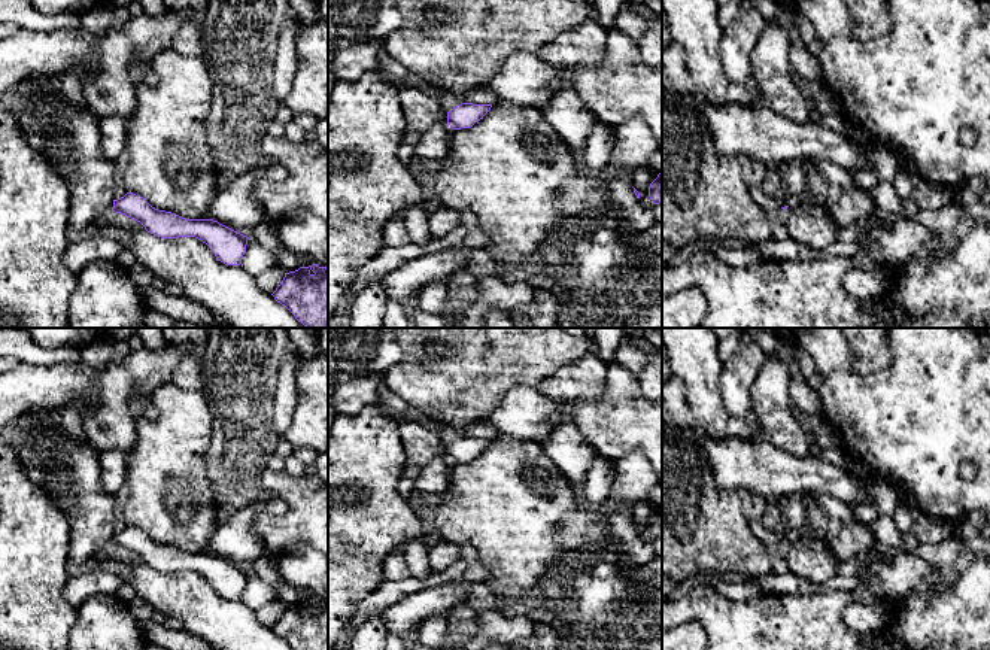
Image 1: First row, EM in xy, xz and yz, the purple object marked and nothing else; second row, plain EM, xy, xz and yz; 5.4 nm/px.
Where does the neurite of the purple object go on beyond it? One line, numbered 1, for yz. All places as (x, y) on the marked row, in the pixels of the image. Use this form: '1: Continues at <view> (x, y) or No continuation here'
1: No continuation here

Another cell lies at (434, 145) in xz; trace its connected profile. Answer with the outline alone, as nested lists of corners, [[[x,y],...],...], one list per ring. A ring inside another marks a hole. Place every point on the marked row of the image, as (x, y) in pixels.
[[[447,121],[425,131],[414,149],[414,162],[443,161],[450,157],[450,133]]]

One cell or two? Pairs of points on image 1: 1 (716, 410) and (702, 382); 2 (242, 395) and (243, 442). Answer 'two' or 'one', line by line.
1: one
2: one

